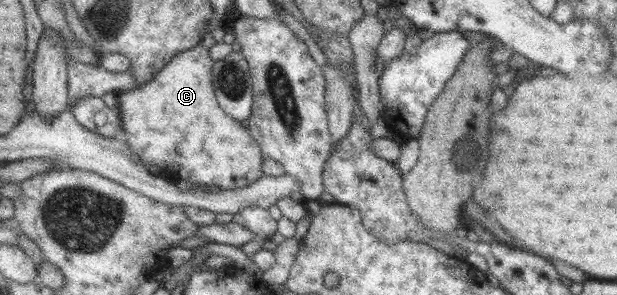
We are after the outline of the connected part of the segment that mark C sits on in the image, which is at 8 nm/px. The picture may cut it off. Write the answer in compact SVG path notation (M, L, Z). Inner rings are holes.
M200 43L174 55L148 82L127 92L115 93L116 110L121 120L121 130L126 135L126 145L134 156L149 166L155 164L162 171L170 172L174 179L198 183L201 187L216 186L233 189L248 186L263 174L262 156L257 142L239 121L224 114L216 103L211 83L211 67L214 66L208 49Z

